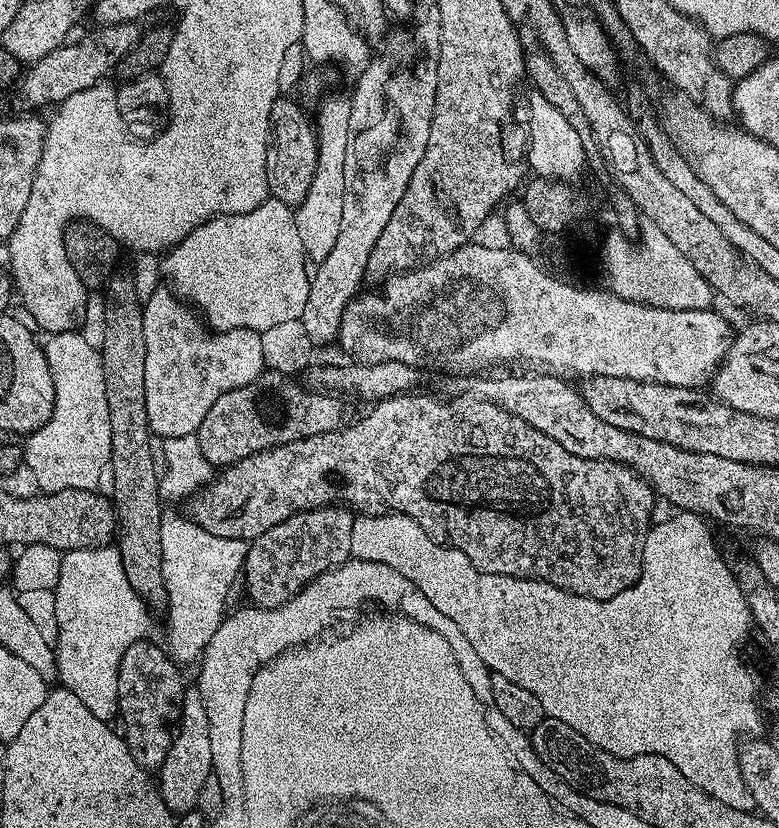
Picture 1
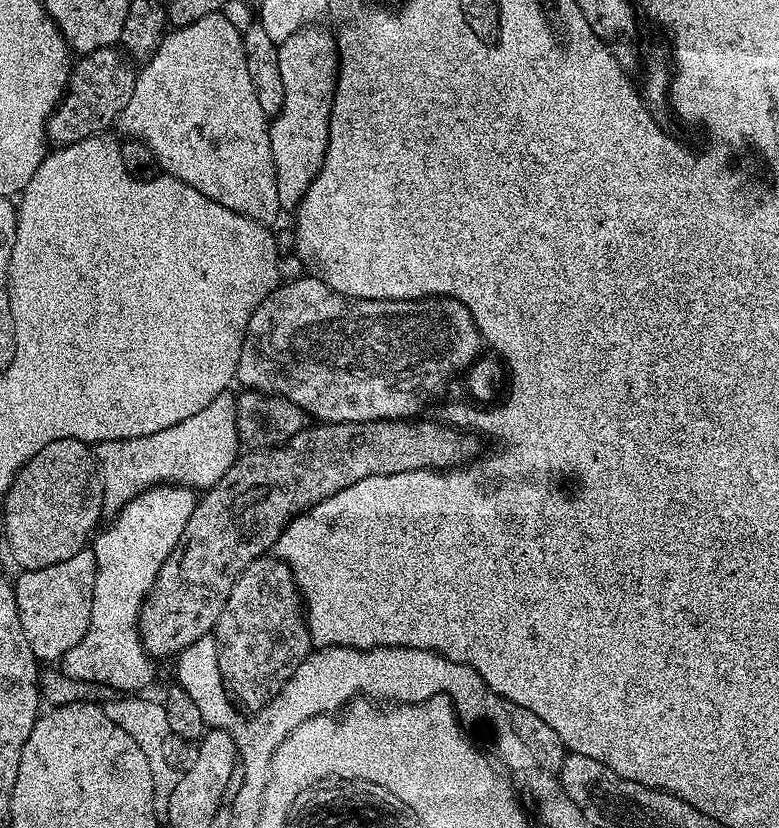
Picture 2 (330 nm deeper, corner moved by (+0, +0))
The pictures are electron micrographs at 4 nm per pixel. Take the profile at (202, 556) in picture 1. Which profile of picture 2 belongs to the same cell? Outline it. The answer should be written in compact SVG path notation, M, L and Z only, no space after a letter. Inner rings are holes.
M225 390L202 410L154 434L103 440L95 445L94 458L103 482L103 513L108 516L117 514L135 496L157 484L173 482L200 490L216 485L240 455L236 396L231 392Z

